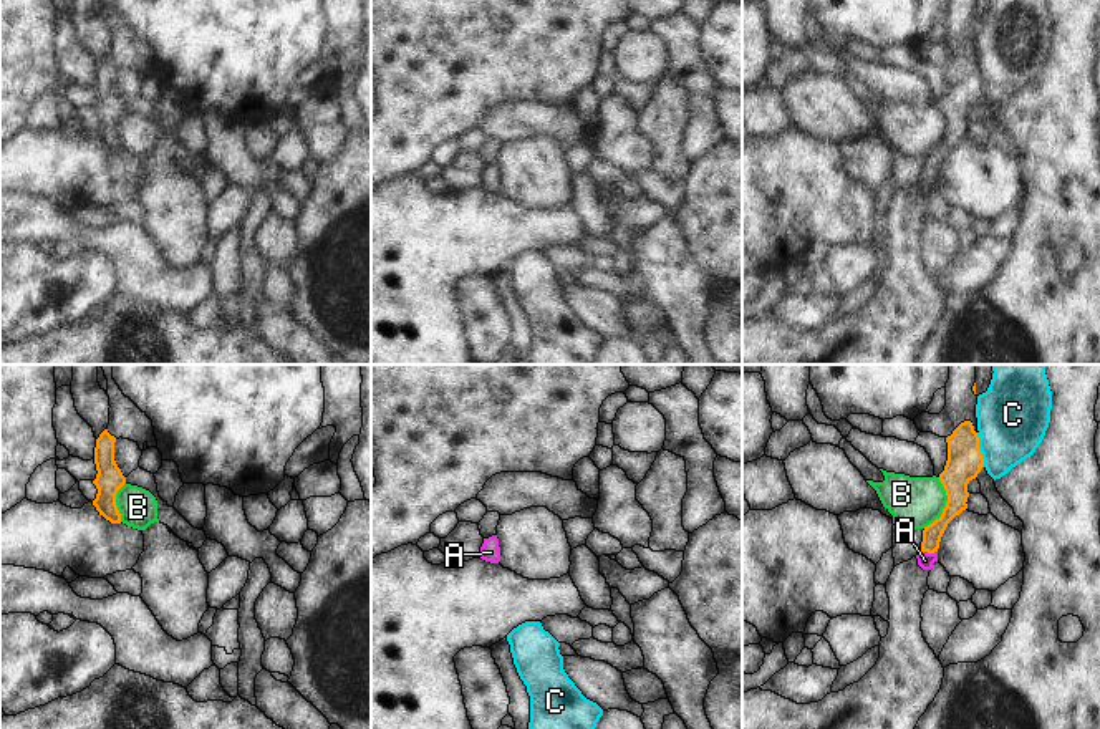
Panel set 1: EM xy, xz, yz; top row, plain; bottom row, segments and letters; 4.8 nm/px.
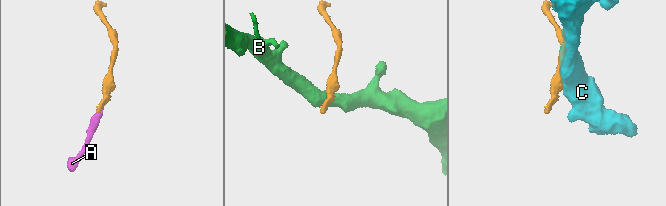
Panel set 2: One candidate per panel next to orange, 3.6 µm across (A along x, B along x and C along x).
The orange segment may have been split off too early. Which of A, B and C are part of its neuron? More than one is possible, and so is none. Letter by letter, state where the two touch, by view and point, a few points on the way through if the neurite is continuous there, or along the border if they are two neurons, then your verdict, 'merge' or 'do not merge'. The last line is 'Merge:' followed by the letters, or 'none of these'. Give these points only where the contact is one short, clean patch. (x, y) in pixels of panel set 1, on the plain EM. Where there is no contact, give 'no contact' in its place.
A: contact yz (930, 181); way yz (931, 164), (930, 181), (925, 189); merge
B: contact yz (946, 135); border yz (940, 106), (945, 116), (946, 135), (938, 146), (923, 156); do not merge
C: contact yz (979, 78); do not merge
Merge: A

